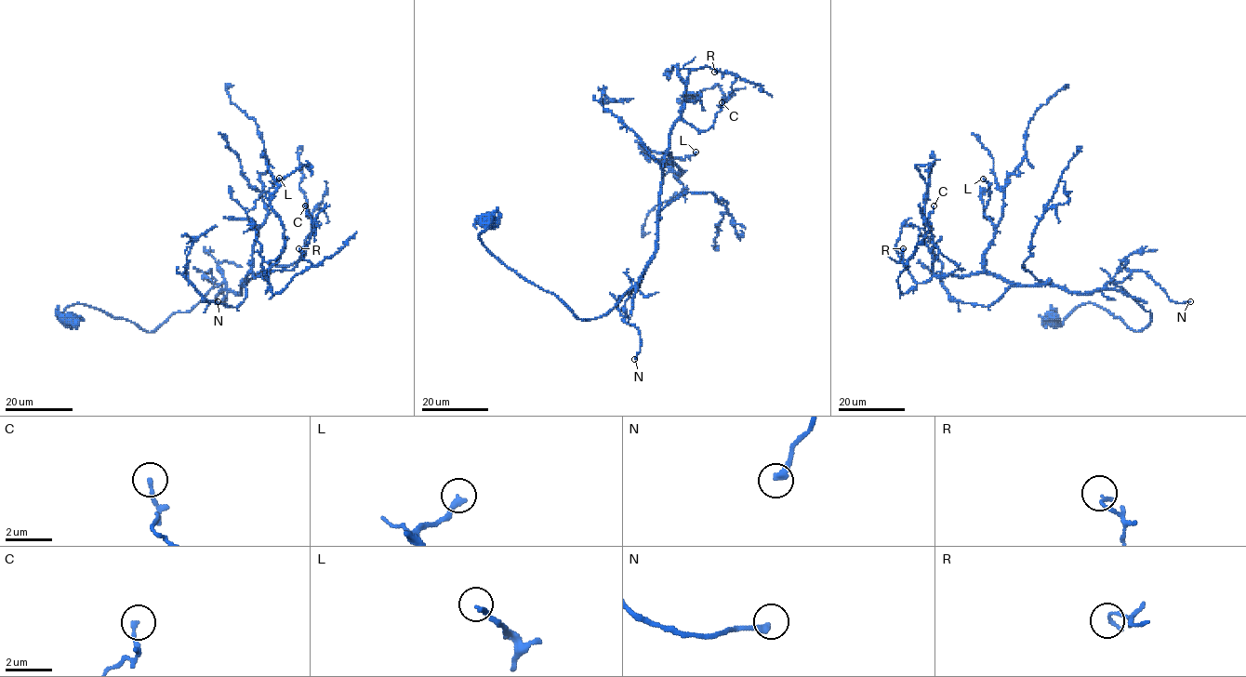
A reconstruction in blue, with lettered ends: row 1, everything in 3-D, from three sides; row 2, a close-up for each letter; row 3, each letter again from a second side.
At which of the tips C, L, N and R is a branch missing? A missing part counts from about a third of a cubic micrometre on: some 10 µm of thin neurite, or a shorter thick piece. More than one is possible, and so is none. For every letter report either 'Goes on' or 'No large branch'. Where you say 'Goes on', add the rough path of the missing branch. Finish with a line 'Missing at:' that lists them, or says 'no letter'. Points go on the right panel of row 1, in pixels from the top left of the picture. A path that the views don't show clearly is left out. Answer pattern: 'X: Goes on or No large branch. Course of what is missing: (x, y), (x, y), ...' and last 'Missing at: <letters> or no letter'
C: No large branch
L: No large branch
N: No large branch
R: No large branch
Missing at: no letter

